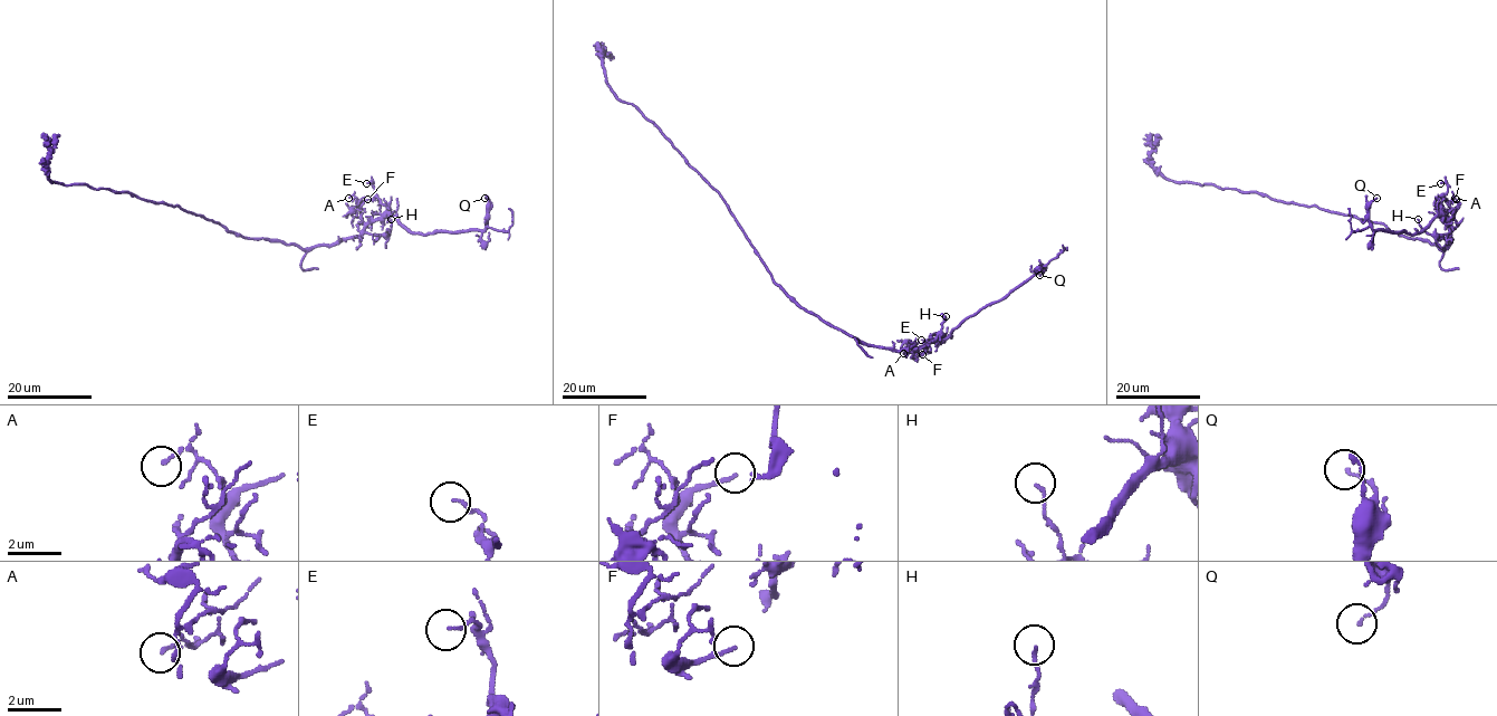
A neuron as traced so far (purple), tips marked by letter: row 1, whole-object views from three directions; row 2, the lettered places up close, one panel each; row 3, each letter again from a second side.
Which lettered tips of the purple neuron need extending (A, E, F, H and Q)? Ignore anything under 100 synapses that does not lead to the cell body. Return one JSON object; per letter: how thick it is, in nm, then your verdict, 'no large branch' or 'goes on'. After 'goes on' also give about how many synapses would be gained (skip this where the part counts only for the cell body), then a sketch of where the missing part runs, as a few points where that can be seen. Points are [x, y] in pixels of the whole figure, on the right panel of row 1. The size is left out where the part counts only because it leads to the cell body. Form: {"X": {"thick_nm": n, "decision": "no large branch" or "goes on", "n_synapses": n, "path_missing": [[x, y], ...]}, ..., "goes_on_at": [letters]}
{"A": {"thick_nm": 130, "decision": "no large branch"}, "E": {"thick_nm": 120, "decision": "no large branch"}, "F": {"thick_nm": 140, "decision": "no large branch"}, "H": {"thick_nm": 100, "decision": "no large branch"}, "Q": {"thick_nm": 120, "decision": "no large branch"}, "goes_on_at": []}

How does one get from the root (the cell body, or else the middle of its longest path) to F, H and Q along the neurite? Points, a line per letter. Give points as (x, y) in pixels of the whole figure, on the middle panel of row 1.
F: (789, 295), (803, 308), (860, 341), (895, 350), (919, 347), (912, 355), (922, 354)
H: (789, 295), (803, 308), (860, 341), (895, 350), (927, 346), (941, 330), (946, 316)
Q: (789, 295), (803, 308), (860, 341), (903, 350), (947, 337), (967, 318), (1004, 299), (1043, 268), (1039, 275)

